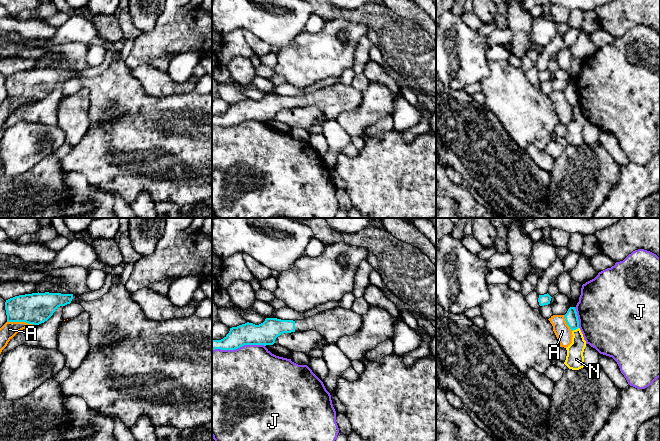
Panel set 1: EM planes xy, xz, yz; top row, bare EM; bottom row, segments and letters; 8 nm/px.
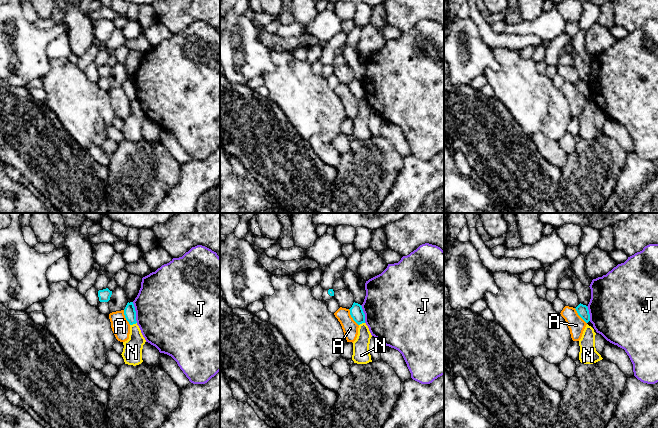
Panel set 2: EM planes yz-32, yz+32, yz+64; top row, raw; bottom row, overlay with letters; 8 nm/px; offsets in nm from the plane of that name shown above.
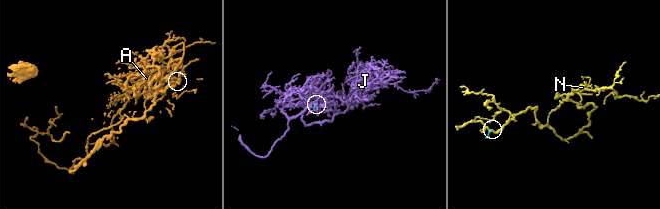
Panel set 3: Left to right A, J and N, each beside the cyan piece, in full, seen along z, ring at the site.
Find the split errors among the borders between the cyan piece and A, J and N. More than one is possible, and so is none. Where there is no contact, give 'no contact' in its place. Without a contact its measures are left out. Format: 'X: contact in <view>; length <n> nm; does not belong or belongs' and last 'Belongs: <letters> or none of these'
A: contact in xy; length 240 nm; does not belong
J: contact in xz; length 420 nm; does not belong
N: contact in yz; length 70 nm; does not belong
Belongs: none of these

